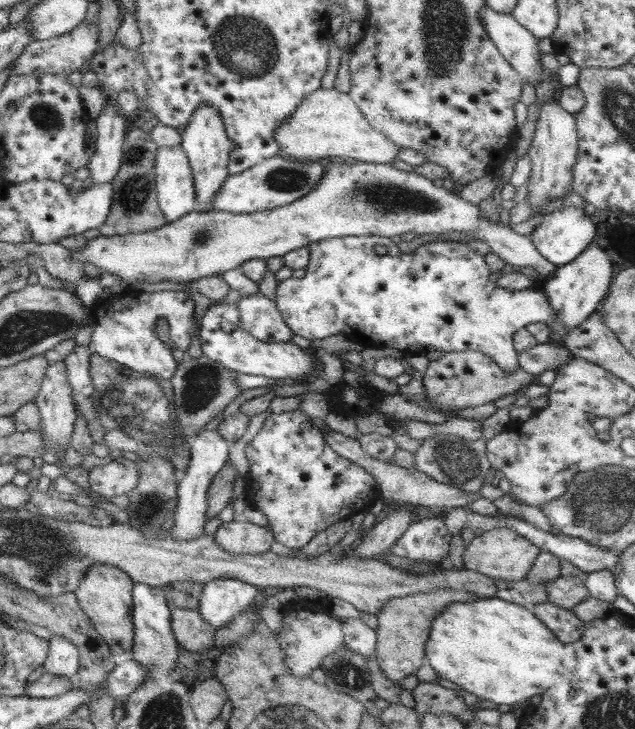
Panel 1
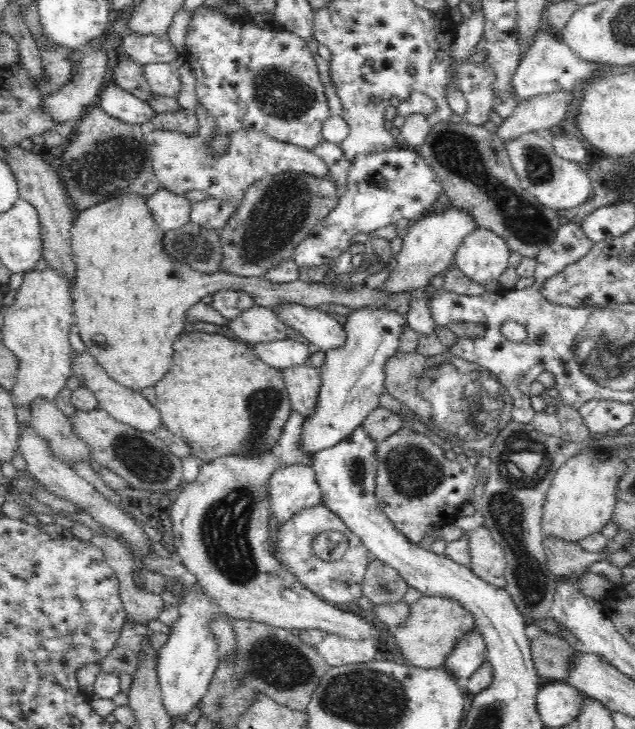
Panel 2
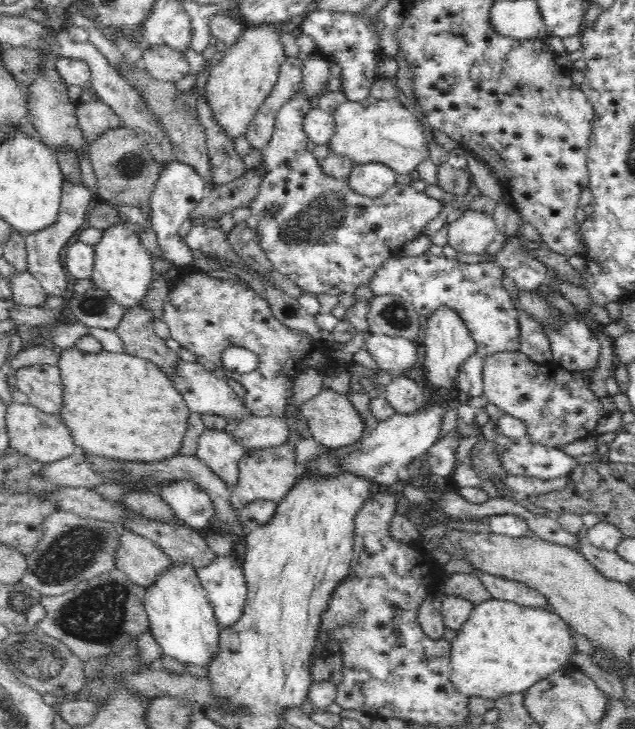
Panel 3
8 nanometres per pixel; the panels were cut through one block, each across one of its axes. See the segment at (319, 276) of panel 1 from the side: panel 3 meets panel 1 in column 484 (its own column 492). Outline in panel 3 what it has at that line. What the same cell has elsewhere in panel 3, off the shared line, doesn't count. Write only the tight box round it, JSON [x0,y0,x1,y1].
[370,236,558,396]

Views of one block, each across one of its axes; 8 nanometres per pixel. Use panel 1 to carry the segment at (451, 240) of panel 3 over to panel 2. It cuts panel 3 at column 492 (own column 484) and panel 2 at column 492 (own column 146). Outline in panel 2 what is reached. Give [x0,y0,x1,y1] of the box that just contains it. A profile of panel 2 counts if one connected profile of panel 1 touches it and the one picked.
[454,230,510,286]

